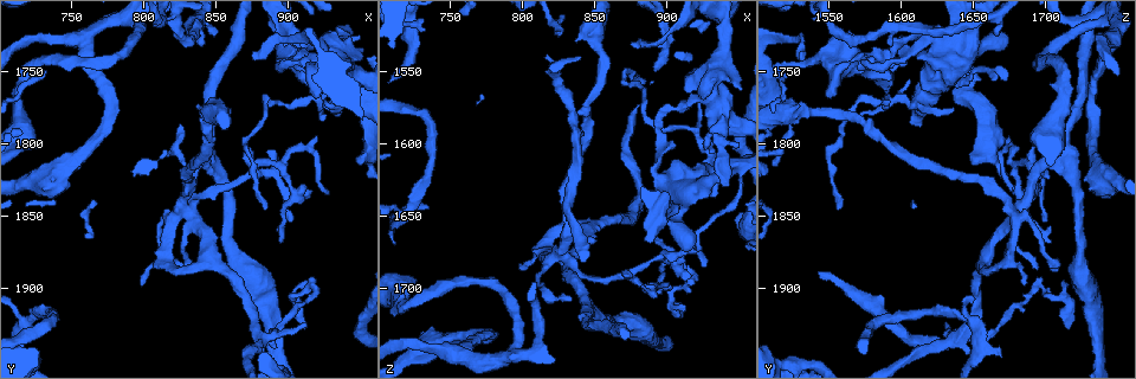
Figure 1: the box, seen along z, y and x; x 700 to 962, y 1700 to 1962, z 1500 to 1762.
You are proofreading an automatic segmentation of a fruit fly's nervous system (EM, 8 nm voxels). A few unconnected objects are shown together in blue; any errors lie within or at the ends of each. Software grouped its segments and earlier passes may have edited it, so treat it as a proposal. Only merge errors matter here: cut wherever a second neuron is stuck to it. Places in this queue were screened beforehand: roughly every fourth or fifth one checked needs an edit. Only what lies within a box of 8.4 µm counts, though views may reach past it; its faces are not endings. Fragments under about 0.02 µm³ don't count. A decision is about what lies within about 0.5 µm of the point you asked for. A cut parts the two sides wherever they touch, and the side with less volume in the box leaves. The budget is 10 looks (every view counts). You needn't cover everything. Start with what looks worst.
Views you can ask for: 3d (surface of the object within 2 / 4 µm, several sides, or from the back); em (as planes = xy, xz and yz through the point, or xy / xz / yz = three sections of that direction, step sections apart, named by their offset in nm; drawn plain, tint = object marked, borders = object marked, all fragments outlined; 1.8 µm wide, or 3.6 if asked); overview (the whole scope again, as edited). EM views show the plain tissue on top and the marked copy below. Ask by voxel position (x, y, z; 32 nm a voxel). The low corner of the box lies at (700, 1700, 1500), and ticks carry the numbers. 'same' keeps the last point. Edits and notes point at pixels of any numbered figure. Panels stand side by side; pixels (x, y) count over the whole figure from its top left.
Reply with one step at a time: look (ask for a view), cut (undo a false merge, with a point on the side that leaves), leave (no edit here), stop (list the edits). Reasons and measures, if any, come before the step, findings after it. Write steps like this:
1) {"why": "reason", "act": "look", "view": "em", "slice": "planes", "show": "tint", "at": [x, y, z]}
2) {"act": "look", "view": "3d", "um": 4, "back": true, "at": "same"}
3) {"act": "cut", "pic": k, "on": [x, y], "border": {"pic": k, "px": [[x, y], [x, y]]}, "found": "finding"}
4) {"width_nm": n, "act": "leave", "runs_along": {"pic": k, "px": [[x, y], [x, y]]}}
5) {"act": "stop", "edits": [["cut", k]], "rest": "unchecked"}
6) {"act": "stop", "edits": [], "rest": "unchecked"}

{"why": "looks like a crossing", "act": "look", "view": "3d", "um": 2, "back": true, "at": [832, 1846, 1680]}

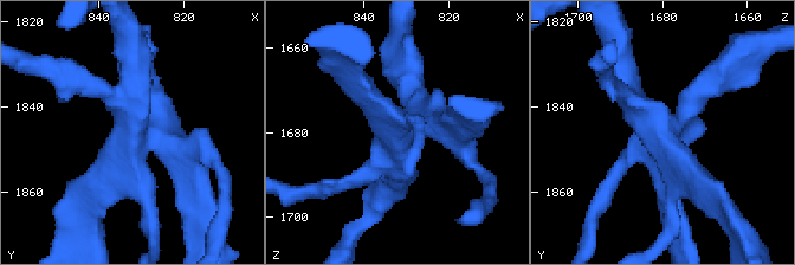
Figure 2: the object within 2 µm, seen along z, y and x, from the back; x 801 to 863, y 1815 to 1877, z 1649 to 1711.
{"act": "look", "view": "em", "um": 3.6, "slice": "xz", "step": 4, "show": "tint", "at": [832, 1847, 1679]}

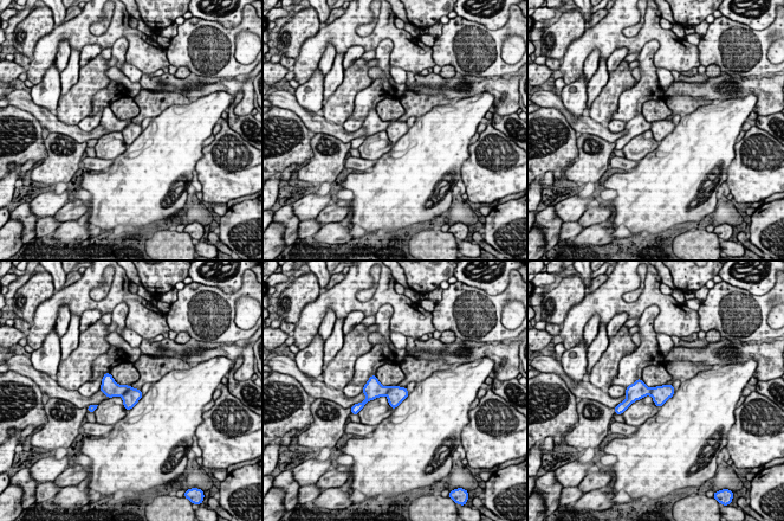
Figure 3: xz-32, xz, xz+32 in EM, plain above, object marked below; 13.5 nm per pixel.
{"width_nm": 240, "act": "leave", "found": "one neuron here"}

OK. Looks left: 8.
{"why": "three arms meet", "act": "look", "view": "em", "slice": "xz", "step": 4, "show": "tint", "at": [758, 1728, 1744]}

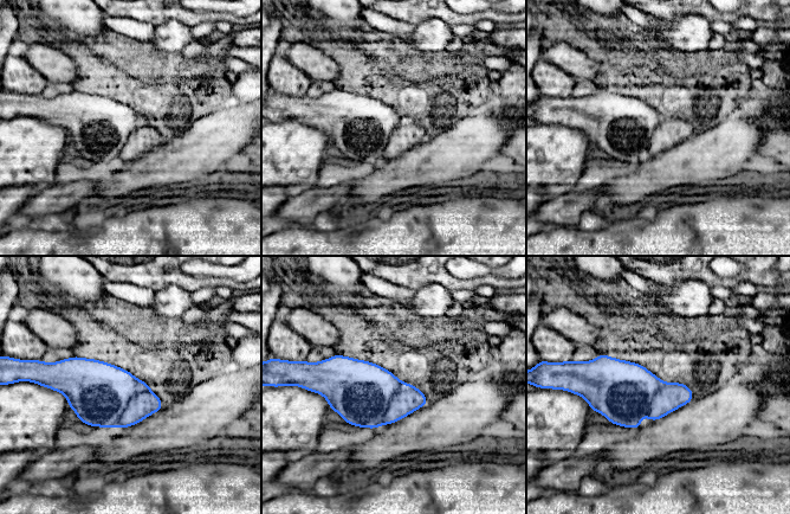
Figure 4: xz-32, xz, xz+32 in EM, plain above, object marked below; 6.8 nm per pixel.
{"act": "look", "view": "em", "slice": "planes", "show": "tint", "at": "same"}

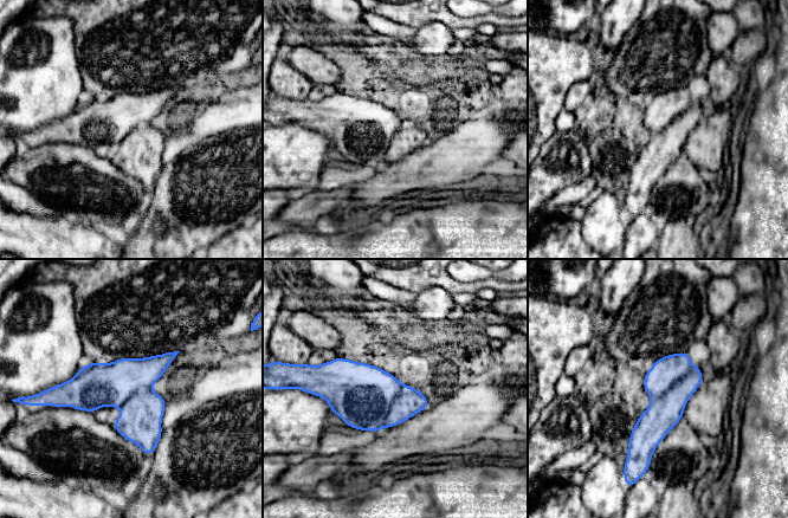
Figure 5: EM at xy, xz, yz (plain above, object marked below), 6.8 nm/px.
{"act": "leave", "found": "one neuron here"}

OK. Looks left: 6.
{"why": "arms part here", "act": "look", "view": "em", "slice": "xy", "step": 4, "show": "tint", "at": [880, 1936, 1636]}

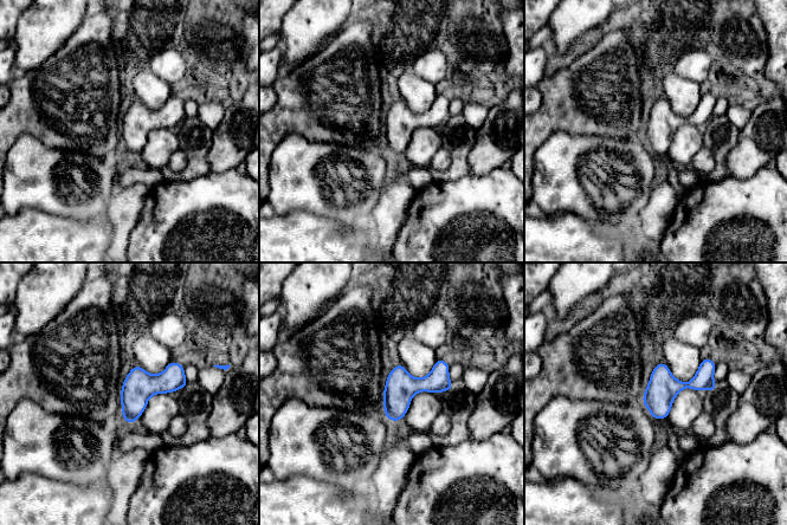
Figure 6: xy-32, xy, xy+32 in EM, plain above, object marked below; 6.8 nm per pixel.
{"act": "look", "view": "em", "slice": "xz", "step": 8, "show": "borders", "at": "same"}

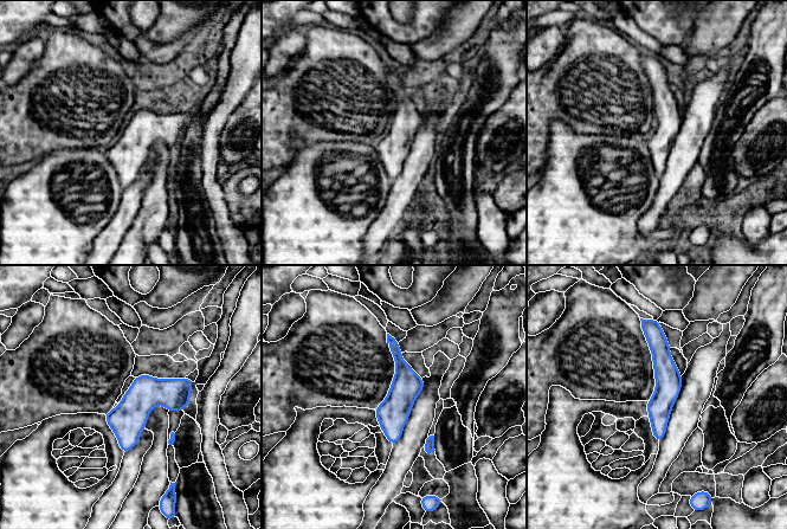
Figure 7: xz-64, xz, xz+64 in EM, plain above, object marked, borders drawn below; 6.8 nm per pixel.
{"act": "leave", "found": "one neuron here"}

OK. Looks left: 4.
{"why": "thick turns thin", "act": "look", "view": "em", "slice": "planes", "show": "tint", "at": [912, 1744, 1574]}

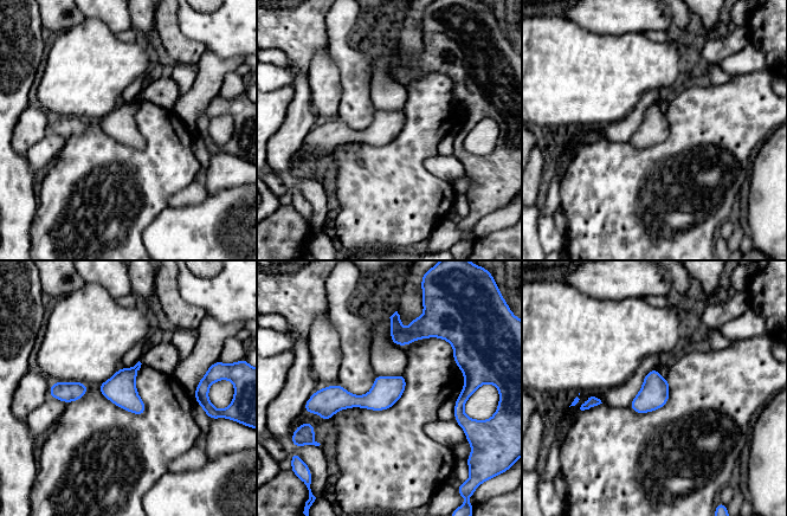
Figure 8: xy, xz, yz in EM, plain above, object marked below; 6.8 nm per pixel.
{"act": "leave", "runs_along": {"pic": 8, "px": [[402, 379], [374, 400], [318, 399]]}, "found": "all the same neuron"}

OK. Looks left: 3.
{"act": "stop", "edits": [], "rest": "unchecked"}

